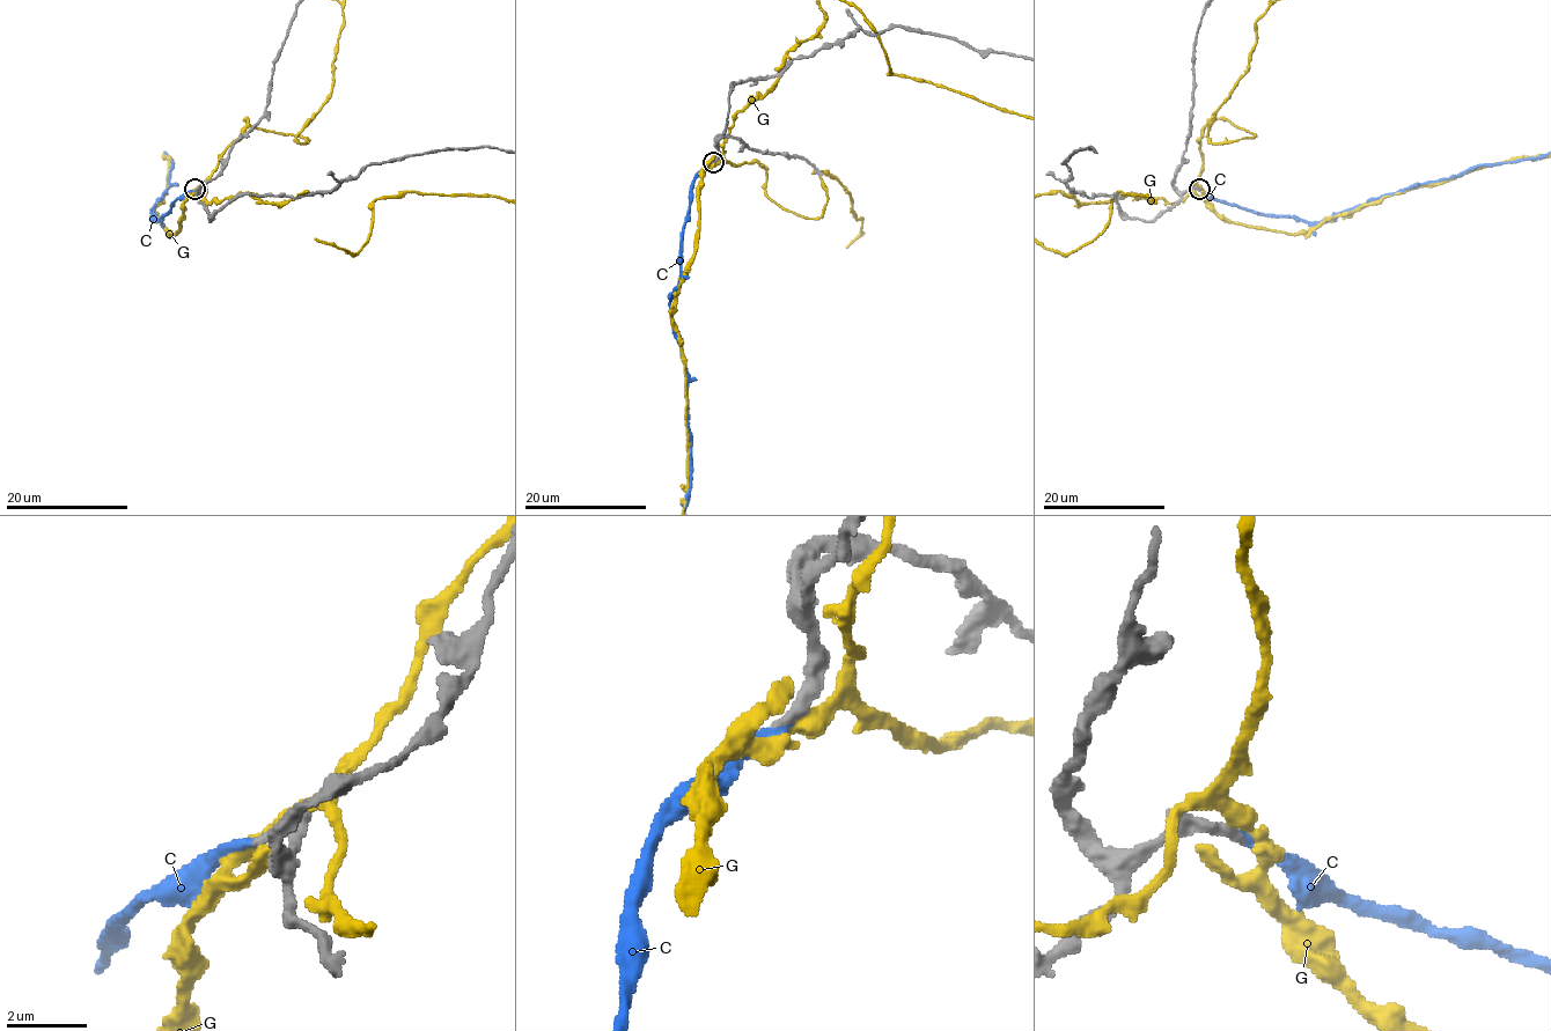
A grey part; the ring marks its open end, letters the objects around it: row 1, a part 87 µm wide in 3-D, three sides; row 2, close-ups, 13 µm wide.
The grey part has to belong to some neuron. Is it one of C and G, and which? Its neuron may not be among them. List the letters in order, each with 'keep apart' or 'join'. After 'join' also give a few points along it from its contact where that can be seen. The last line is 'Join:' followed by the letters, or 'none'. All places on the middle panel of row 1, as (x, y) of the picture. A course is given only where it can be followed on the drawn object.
C: join
G: keep apart
Join: C

